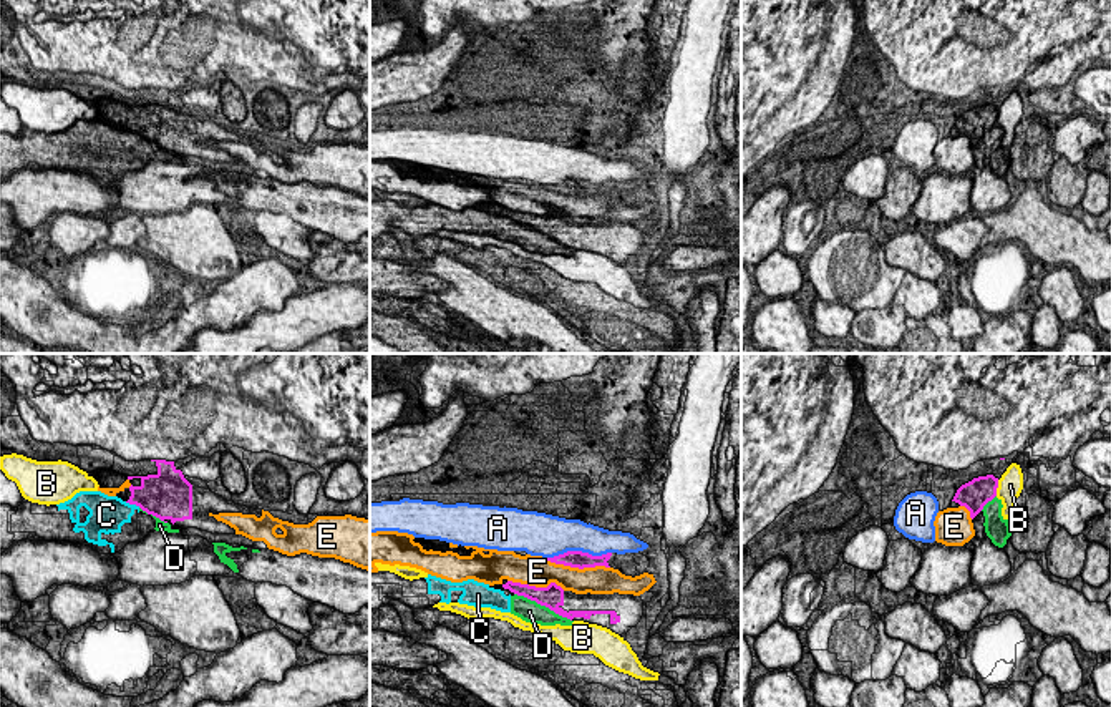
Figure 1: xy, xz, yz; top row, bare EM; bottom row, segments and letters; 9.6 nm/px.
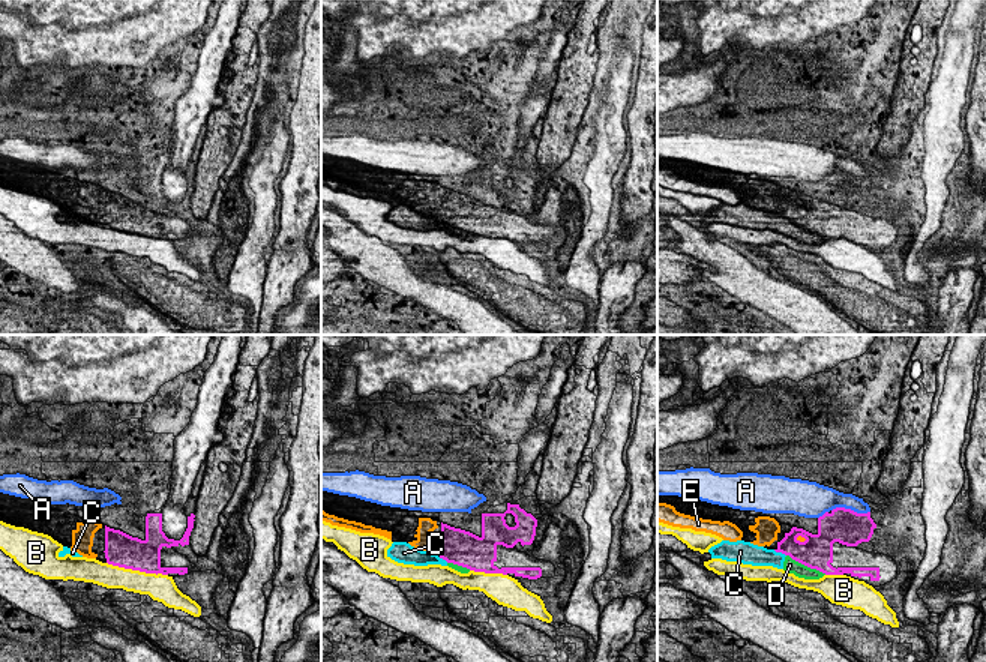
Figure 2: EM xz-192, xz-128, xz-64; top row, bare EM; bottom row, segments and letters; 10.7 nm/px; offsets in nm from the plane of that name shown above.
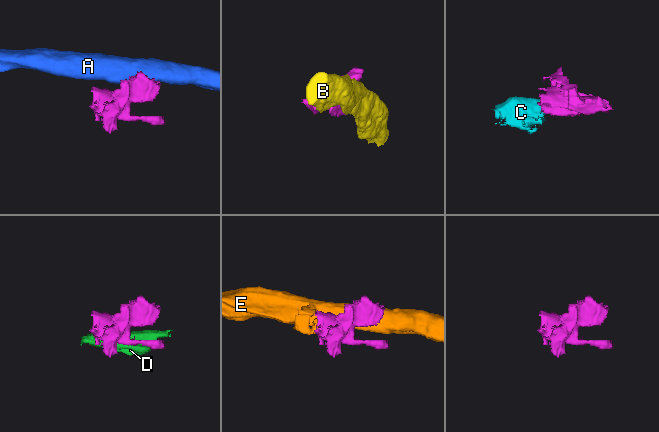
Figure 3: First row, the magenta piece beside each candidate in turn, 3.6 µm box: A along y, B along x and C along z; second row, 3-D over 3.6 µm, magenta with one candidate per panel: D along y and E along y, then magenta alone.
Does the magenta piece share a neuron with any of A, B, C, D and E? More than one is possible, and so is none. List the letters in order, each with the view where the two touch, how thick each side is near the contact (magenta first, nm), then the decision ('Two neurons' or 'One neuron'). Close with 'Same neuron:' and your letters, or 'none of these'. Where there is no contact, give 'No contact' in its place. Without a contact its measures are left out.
A: Touches magenta in xz. Thickness 160 nm (magenta) against 340 nm. Two neurons
B: Touches magenta in yz. Thickness 280 nm (magenta) against 240 nm. Two neurons
C: Touches magenta in xy. Thickness 380 nm (magenta) against 340 nm. Two neurons
D: Touches magenta in xz. Thickness 220 nm (magenta) against 220 nm. Two neurons
E: Touches magenta in xz. Thickness 160 nm (magenta) against 280 nm. Two neurons
Same neuron: none of these

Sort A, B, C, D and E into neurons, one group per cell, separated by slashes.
A / B / C D / E

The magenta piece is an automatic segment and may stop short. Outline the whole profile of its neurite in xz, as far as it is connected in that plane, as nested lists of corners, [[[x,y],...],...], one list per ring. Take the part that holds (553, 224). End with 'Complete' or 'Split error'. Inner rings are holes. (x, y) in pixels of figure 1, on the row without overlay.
[[[507,209],[502,216],[536,229],[562,246],[597,252],[619,264],[627,262],[643,244],[643,229],[633,222],[575,222],[564,219],[556,211],[536,216]]]. Split error

